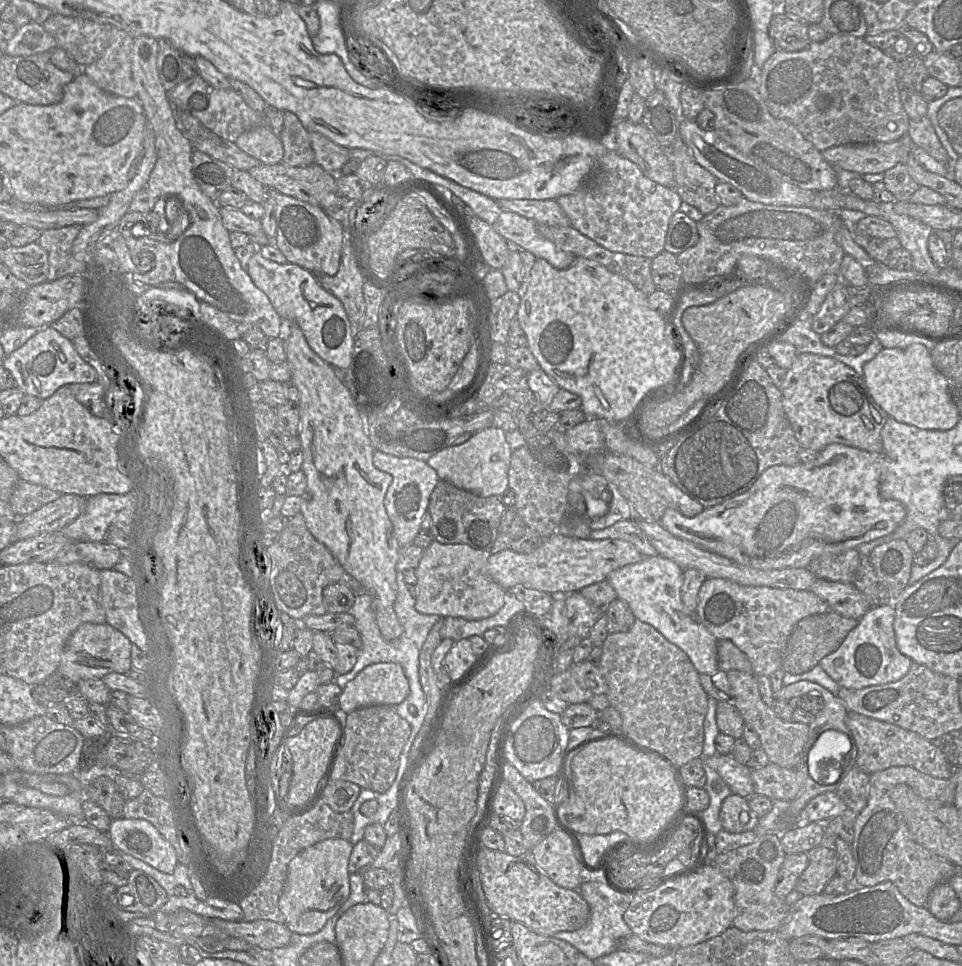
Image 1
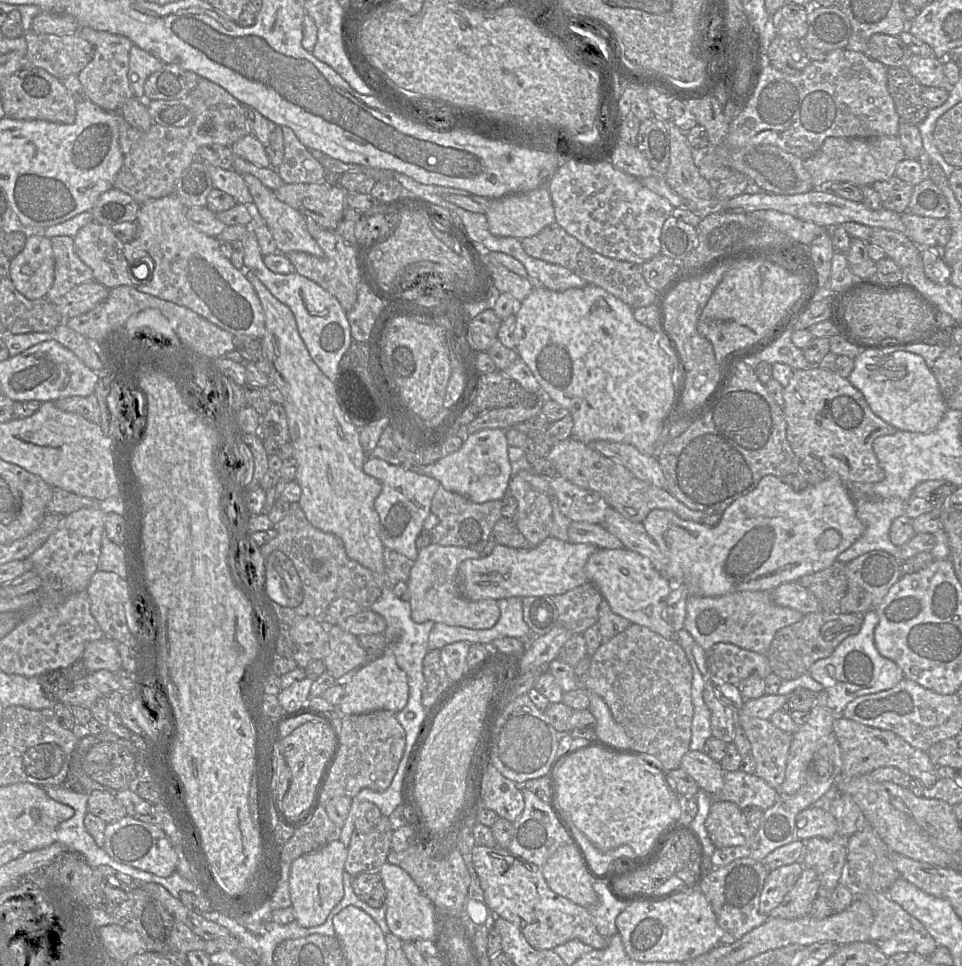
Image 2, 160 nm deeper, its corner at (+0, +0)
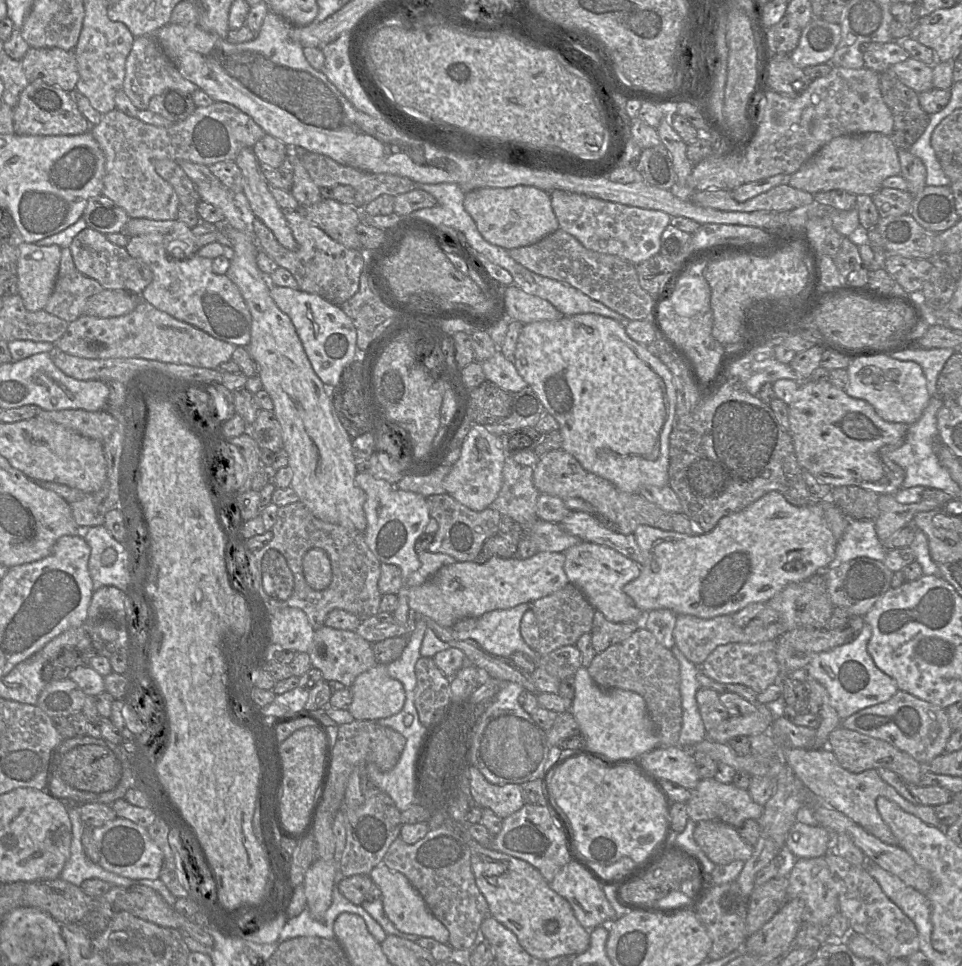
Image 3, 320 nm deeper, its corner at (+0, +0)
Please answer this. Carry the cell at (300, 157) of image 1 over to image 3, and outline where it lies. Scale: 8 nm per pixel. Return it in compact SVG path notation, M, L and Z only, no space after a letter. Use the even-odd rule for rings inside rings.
M301 147L290 148L290 162L294 168L290 193L295 197L300 207L308 207L322 200L320 188L312 181L300 160L300 152L307 151Z

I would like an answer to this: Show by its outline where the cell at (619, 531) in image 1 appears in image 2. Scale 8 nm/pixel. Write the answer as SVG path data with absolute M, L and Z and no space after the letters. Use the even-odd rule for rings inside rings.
M571 521L568 528L569 542L591 544L599 549L621 549L622 542L601 524Z

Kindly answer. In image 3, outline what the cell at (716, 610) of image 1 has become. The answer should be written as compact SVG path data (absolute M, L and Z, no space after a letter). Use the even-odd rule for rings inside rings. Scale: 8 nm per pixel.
M677 615L673 631L675 645L683 655L693 664L701 667L706 658L718 646L729 643L755 644L776 639L785 633L785 627L779 621L764 627L739 627L734 624L732 615L721 615L710 619L703 619L692 615Z

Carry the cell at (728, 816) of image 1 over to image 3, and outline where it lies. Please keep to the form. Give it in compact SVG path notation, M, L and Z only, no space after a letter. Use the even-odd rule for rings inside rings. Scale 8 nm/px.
M720 821L698 822L694 840L716 865L727 865L735 860L746 862L754 852L754 847L741 838L735 827Z

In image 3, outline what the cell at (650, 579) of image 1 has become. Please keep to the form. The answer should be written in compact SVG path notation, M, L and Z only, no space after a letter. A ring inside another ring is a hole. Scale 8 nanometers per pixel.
M581 542L565 552L564 571L569 583L578 587L595 610L612 623L642 622L645 613L624 593L626 584L641 573L641 565L619 552L598 544Z

